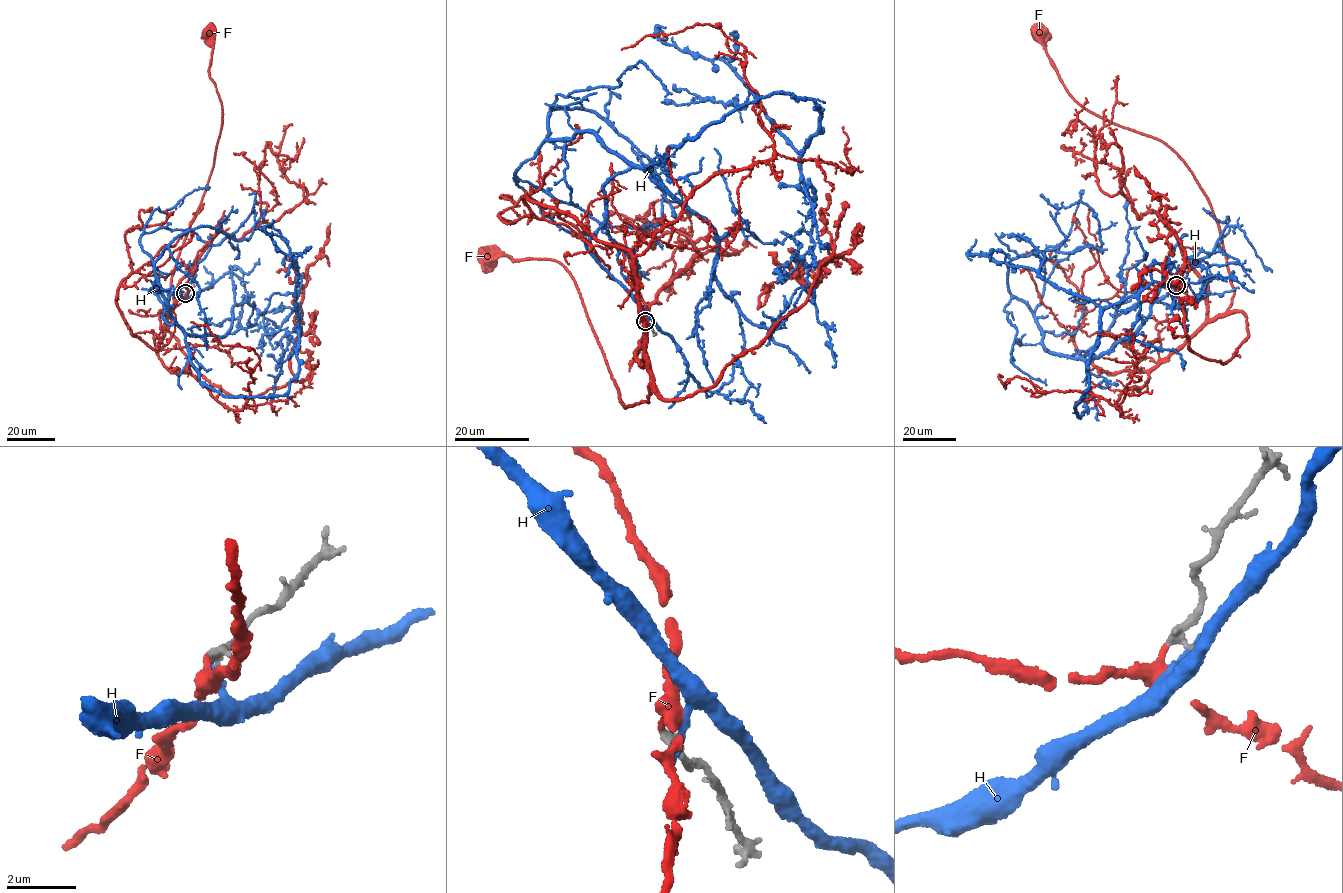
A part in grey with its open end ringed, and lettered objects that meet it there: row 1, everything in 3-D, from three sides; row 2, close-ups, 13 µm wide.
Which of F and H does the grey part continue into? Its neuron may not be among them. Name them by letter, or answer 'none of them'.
F

